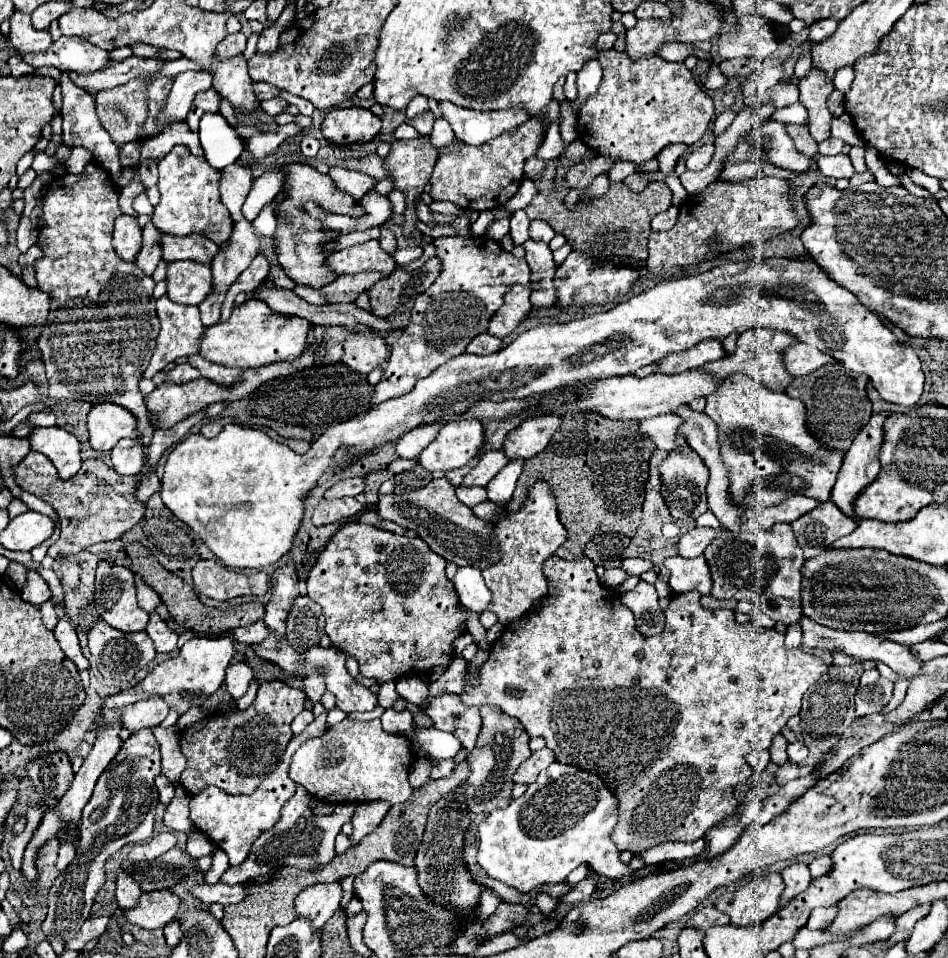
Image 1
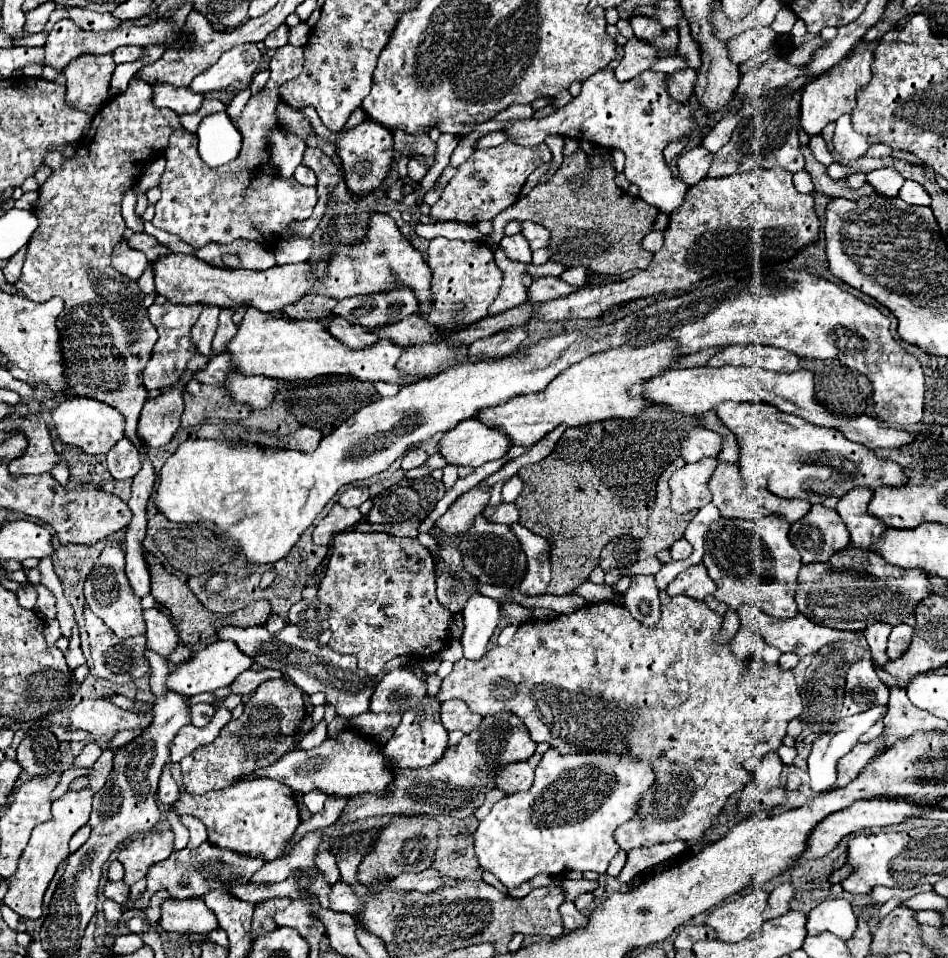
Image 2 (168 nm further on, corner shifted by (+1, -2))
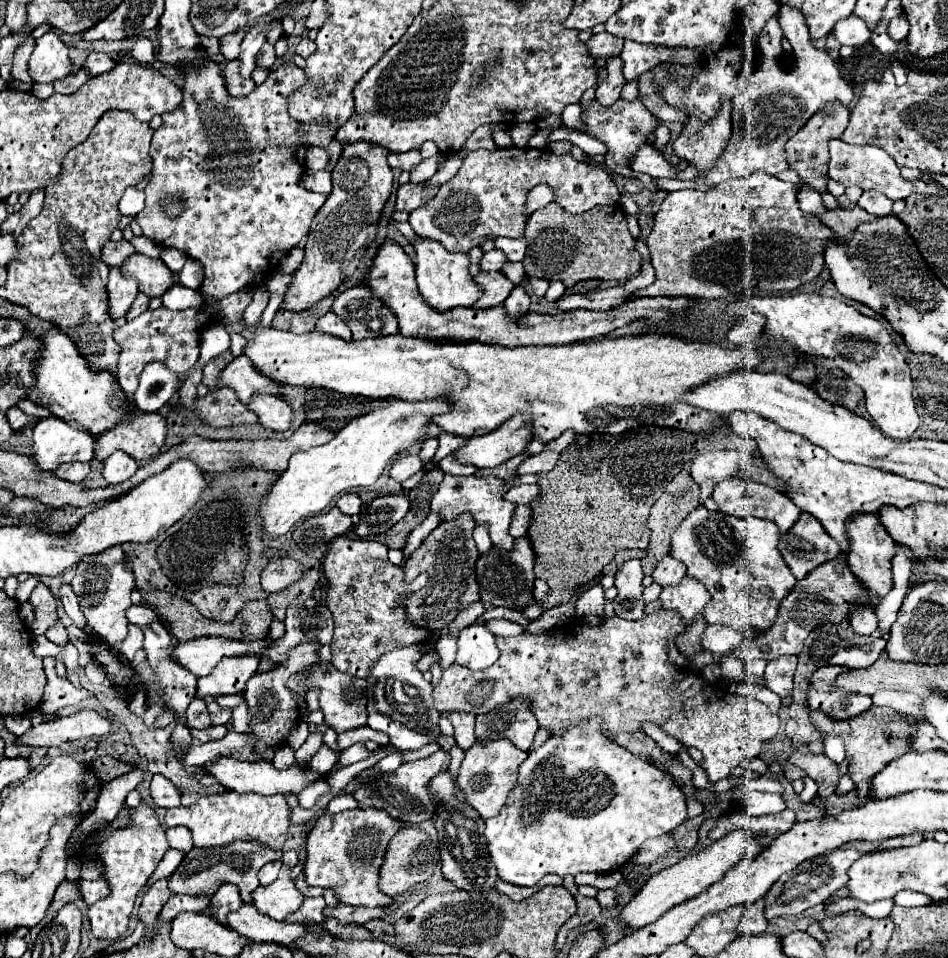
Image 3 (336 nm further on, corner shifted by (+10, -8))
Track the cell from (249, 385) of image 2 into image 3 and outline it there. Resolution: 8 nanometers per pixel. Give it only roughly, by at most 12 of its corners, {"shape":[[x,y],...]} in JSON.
{"shape":[[253,393],[247,407],[263,427],[285,431],[291,407],[273,393]]}

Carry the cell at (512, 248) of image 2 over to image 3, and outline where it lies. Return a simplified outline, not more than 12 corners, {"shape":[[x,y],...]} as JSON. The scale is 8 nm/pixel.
{"shape":[[499,249],[483,255],[481,271],[501,271],[507,257]]}

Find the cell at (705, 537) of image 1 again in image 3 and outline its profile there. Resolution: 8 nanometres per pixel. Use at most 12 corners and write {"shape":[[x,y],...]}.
{"shape":[[665,557],[653,571],[661,587],[677,585],[687,571],[679,559]]}

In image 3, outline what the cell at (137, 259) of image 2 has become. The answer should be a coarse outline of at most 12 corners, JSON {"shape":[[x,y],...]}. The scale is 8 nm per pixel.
{"shape":[[111,267],[107,293],[117,319],[131,309],[137,279]]}

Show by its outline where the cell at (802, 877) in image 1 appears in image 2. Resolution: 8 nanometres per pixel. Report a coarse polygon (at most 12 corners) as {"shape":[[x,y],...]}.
{"shape":[[778,885],[764,911],[764,919],[788,913],[794,897],[794,885]]}

